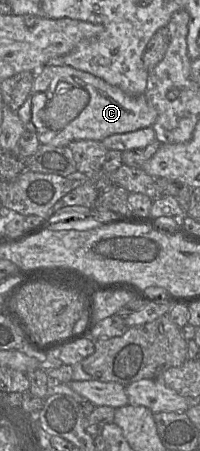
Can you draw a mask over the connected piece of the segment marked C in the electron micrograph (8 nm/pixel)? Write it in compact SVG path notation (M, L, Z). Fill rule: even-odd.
M47 64L36 72L32 89L23 103L17 110L25 130L33 132L41 145L51 145L55 147L66 147L72 141L95 140L101 141L113 134L122 134L138 129L152 127L157 119L157 111L148 103L145 95L131 96L123 92L120 88L110 85L103 79L90 73L75 69L68 65ZM60 82L66 82L75 88L82 88L89 93L89 102L80 114L60 131L39 131L32 121L33 97L37 93L45 93L49 101L54 96L56 86Z

